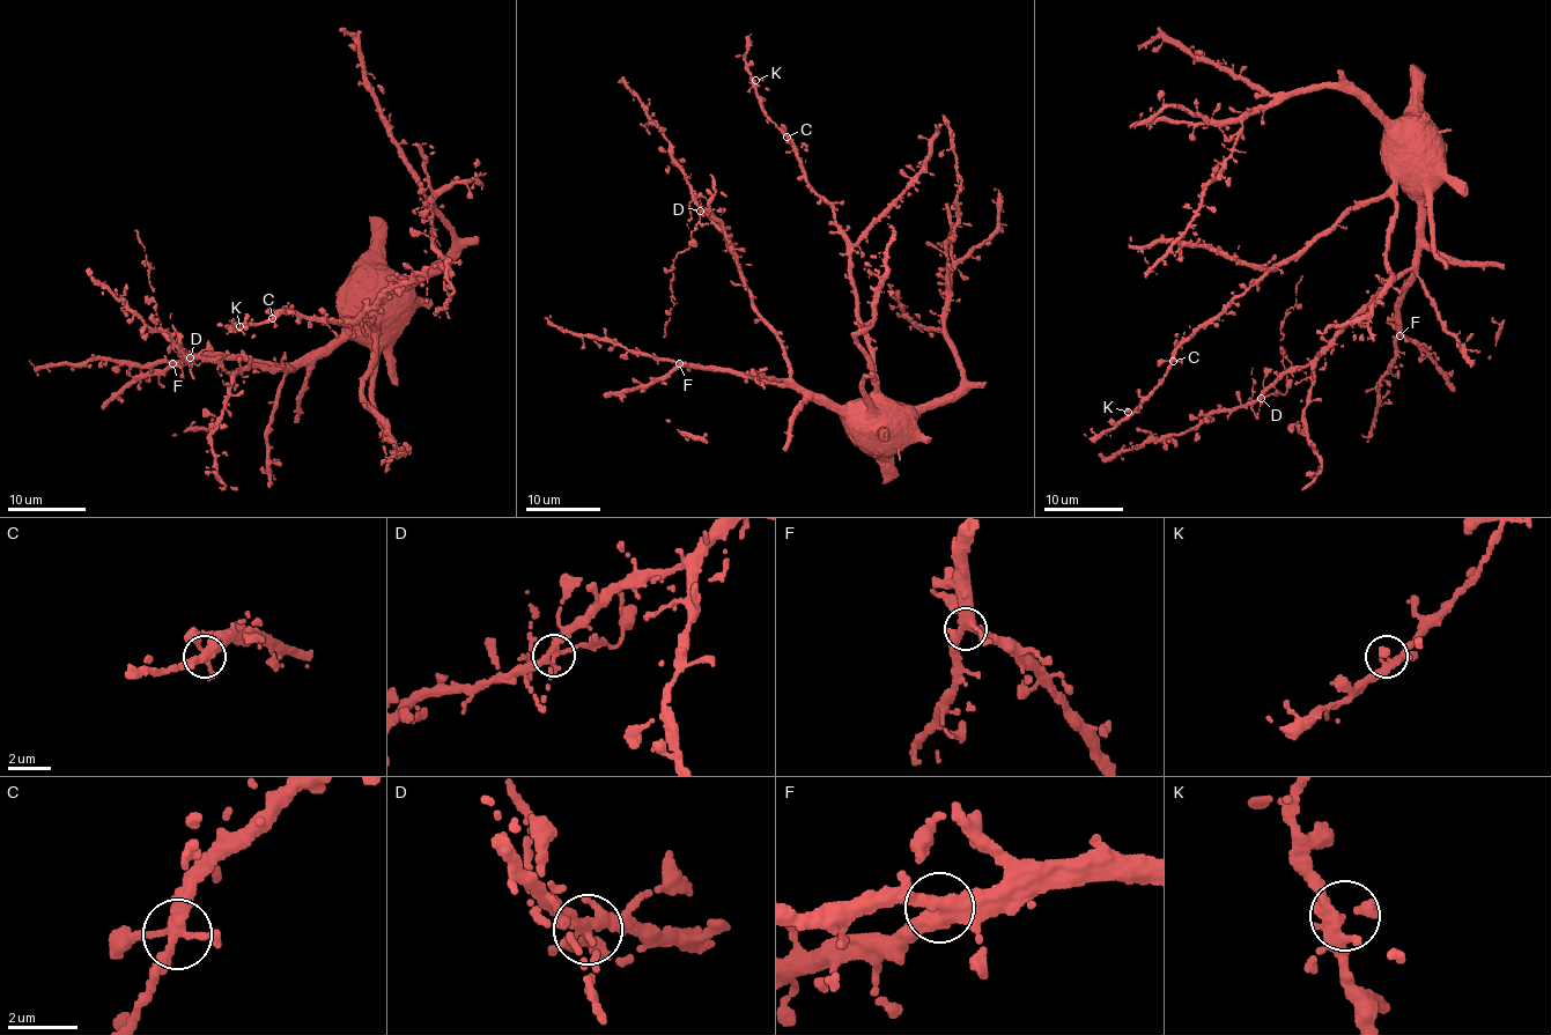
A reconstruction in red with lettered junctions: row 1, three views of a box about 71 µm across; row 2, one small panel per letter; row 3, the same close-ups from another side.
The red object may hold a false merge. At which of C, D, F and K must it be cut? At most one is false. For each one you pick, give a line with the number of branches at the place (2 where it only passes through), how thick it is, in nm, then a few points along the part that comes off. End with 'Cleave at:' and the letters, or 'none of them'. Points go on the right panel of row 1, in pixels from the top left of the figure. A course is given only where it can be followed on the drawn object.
Cleave at: none of them

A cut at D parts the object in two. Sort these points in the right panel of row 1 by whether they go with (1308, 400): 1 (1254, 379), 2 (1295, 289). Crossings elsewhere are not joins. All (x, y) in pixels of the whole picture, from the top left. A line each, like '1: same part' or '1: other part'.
1: other part
2: other part

